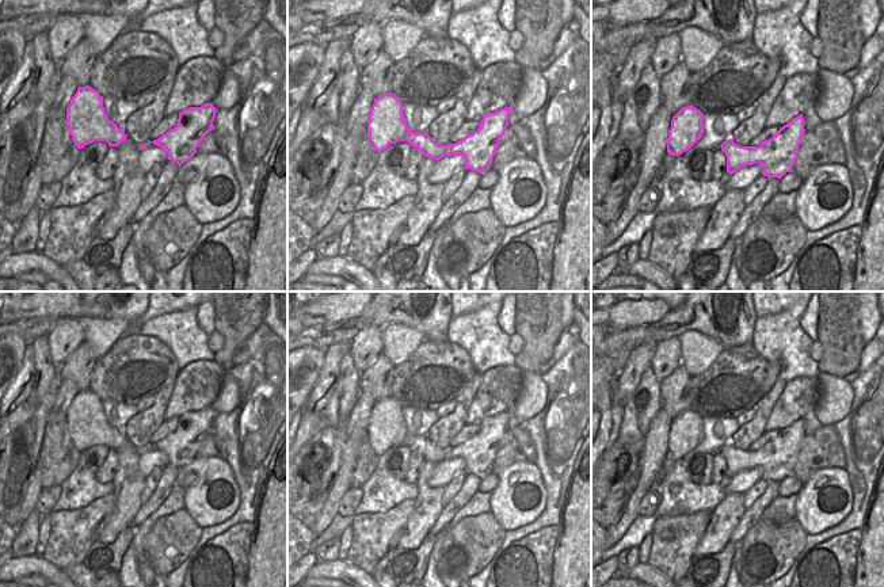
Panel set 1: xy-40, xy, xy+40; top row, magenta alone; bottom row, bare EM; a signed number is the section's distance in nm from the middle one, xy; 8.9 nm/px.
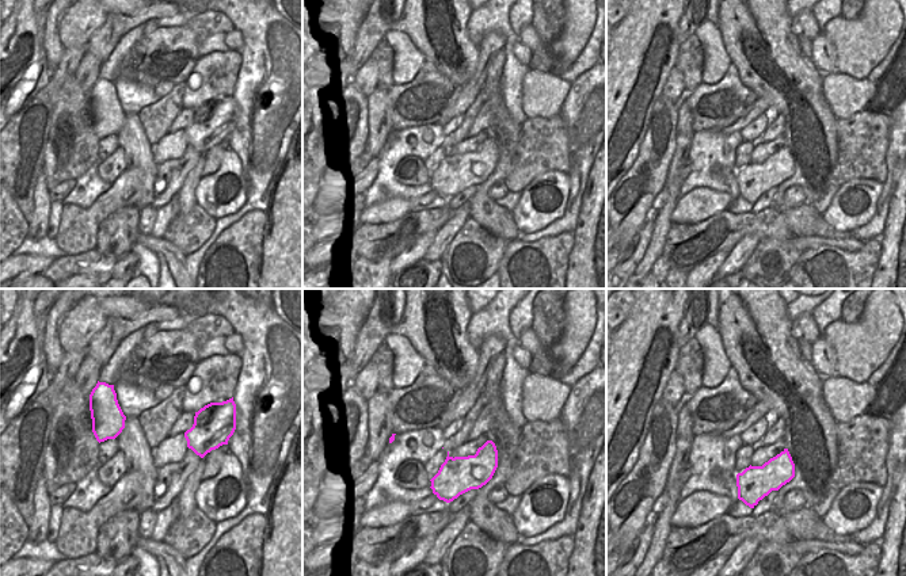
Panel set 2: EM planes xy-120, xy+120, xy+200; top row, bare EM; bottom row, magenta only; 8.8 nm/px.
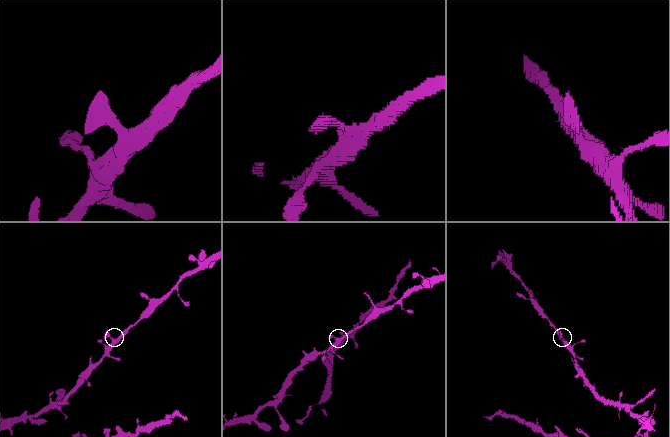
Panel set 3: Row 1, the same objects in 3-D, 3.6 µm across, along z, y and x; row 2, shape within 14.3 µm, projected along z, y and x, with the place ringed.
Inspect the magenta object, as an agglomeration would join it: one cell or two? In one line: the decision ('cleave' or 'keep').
keep

